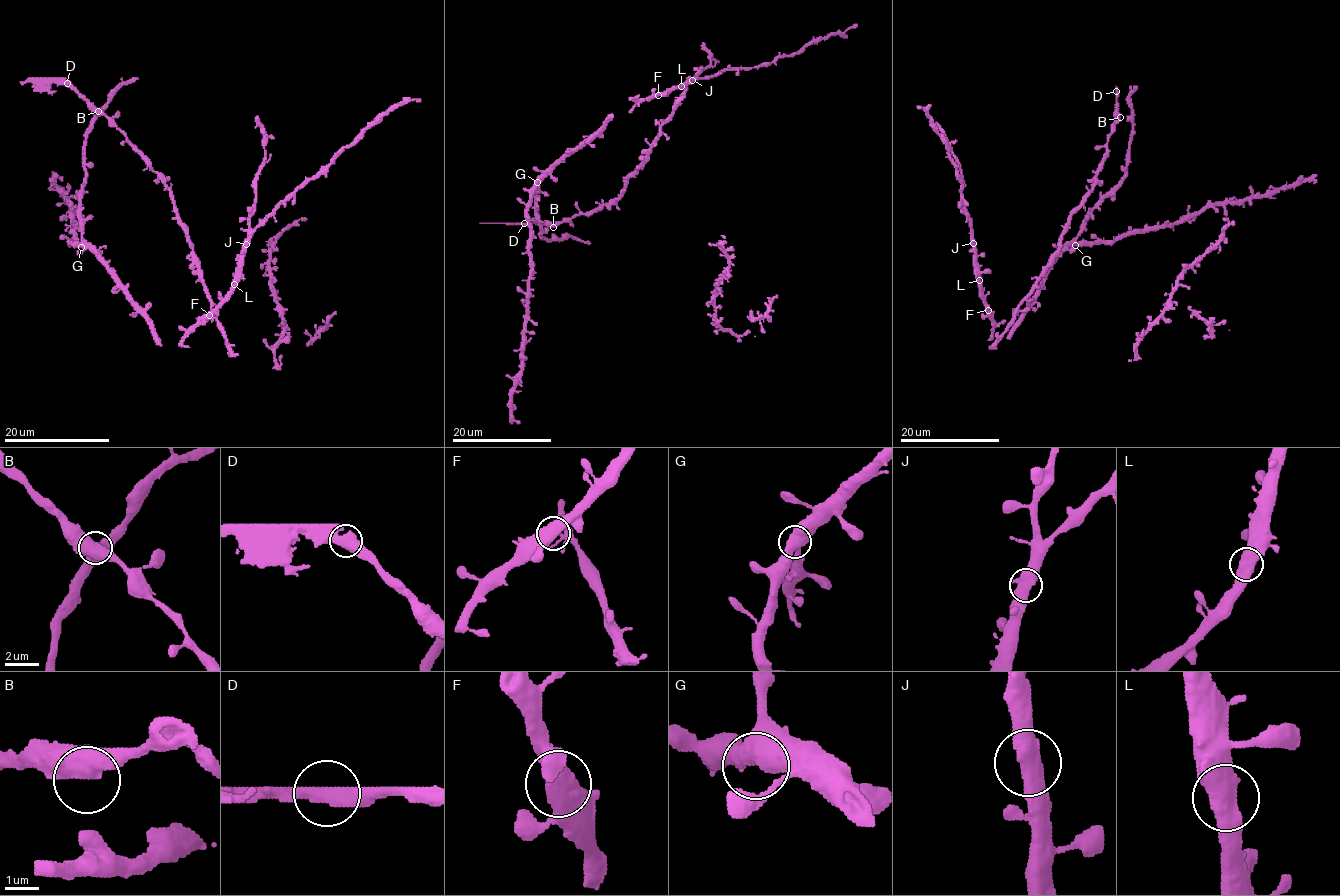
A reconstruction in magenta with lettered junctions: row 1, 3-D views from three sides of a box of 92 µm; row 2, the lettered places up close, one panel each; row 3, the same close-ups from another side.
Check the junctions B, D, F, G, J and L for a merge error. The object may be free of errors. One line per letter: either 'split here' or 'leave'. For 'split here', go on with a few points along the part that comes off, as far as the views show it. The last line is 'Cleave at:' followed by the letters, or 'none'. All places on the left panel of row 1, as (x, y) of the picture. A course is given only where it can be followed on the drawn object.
B: leave
D: split here; foreign part runs (66, 83), (20, 83)
F: leave
G: leave
J: leave
L: leave
Cleave at: D

